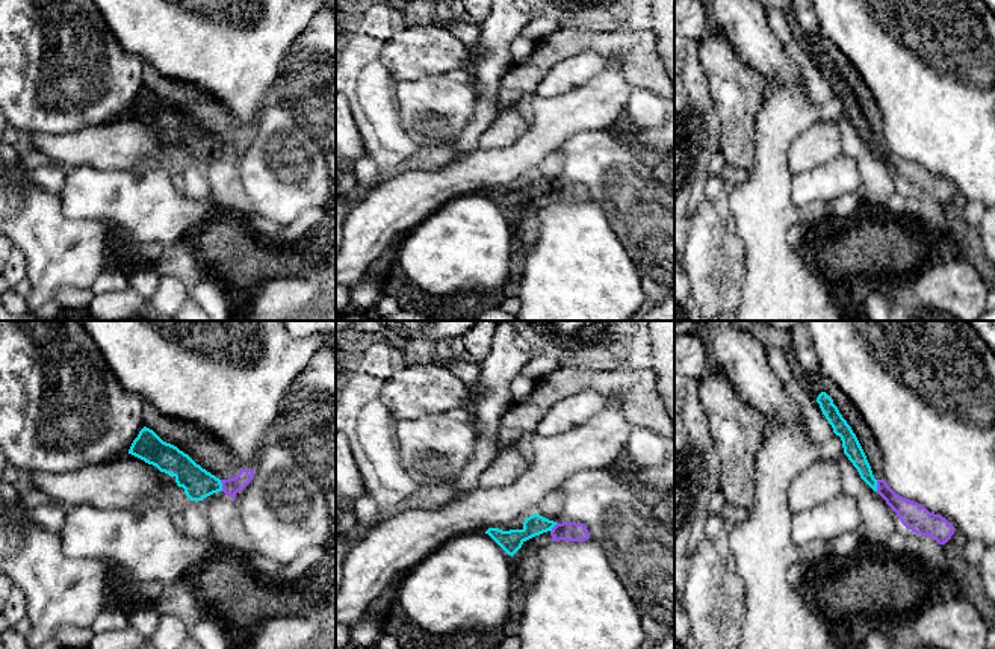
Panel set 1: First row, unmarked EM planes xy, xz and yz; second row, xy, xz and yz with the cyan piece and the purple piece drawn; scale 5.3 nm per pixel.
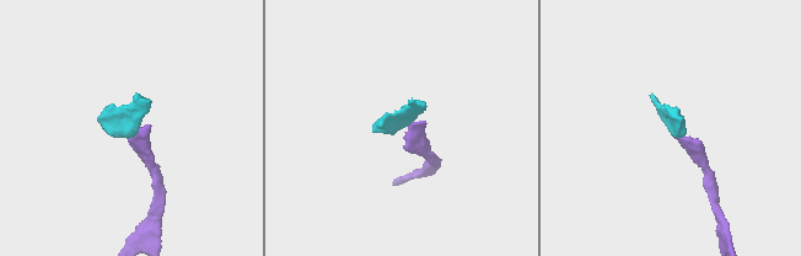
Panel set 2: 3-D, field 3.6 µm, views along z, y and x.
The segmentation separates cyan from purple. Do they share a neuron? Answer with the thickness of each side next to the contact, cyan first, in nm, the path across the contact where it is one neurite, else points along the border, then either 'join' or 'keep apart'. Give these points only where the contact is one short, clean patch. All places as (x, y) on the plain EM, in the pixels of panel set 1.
calibres 160 and 90 nm; border xy (220, 141), (221, 152); keep apart

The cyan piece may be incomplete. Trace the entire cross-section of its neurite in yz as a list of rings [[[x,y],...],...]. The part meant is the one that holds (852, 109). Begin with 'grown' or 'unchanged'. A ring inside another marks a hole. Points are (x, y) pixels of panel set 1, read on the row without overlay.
grown; [[[812,35],[804,39],[804,44],[811,54],[817,59],[820,70],[829,85],[833,89],[833,94],[841,98],[844,115],[857,130],[860,139],[874,151],[877,153],[877,141],[873,136],[871,127],[866,121],[866,116],[853,94],[851,88],[839,74],[838,68],[833,65],[833,61],[821,50],[821,42],[818,35]]]

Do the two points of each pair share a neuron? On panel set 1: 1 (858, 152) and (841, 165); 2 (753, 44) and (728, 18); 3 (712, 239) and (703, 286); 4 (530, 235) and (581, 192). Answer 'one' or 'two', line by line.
1: two
2: one
3: one
4: one

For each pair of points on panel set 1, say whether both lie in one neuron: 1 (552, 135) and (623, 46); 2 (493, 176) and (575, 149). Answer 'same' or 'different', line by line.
1: different
2: different

